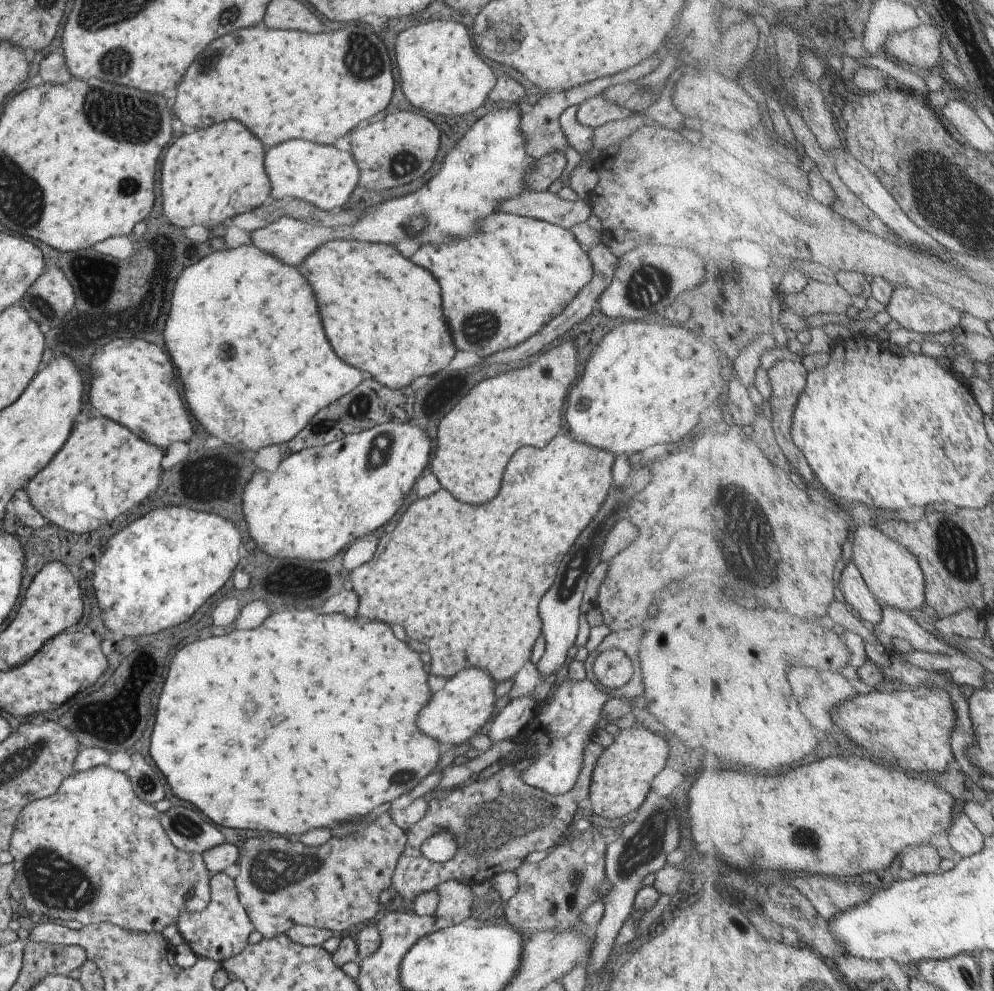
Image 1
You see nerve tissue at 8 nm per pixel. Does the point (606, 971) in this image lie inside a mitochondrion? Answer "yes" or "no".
no

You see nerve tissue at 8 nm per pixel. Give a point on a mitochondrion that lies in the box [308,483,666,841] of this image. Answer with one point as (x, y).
(581, 559)

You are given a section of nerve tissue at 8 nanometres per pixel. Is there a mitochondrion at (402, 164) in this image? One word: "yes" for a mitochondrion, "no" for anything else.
yes

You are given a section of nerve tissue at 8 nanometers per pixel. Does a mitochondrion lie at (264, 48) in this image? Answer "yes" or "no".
no

